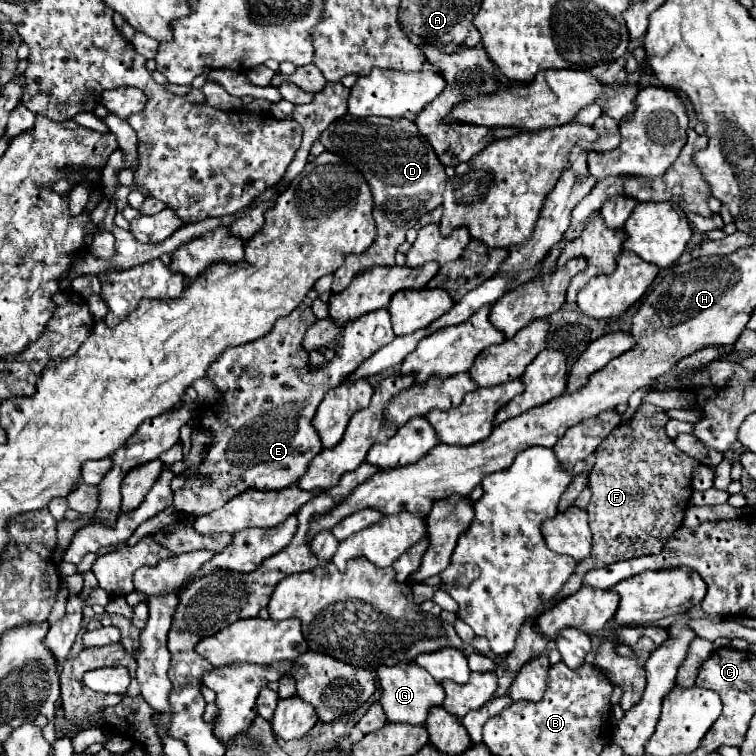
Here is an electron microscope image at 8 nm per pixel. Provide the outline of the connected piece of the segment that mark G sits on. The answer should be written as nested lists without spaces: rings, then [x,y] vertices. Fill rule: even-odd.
[[[414,661],[412,663],[396,663],[392,667],[380,667],[378,669],[378,683],[382,689],[380,705],[382,705],[388,721],[422,725],[428,717],[428,711],[434,705],[442,705],[442,701],[444,701],[442,685],[428,671],[418,667]]]

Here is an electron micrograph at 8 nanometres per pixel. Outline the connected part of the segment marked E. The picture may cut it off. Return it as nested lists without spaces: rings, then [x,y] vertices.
[[[302,303],[290,315],[278,319],[270,333],[252,343],[226,349],[208,367],[208,379],[218,387],[220,399],[214,405],[198,407],[198,425],[200,429],[208,429],[212,433],[212,443],[198,469],[190,469],[186,475],[186,485],[176,491],[174,507],[180,513],[198,517],[220,509],[222,503],[228,503],[232,497],[236,497],[240,491],[246,491],[248,487],[282,489],[292,481],[300,479],[314,455],[322,451],[322,441],[312,425],[312,417],[326,391],[338,387],[344,377],[352,375],[372,353],[376,353],[380,347],[388,345],[396,337],[390,325],[390,313],[386,309],[370,311],[366,315],[360,315],[358,319],[352,319],[344,327],[336,345],[336,357],[332,361],[324,361],[320,367],[312,367],[308,361],[308,351],[302,347],[307,329],[316,321],[316,317],[308,309],[310,307]]]

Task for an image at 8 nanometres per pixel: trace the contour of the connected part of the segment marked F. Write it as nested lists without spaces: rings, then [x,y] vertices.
[[[644,403],[636,409],[634,417],[620,423],[596,449],[596,463],[590,473],[592,499],[586,507],[590,529],[592,529],[592,553],[588,559],[580,561],[570,575],[570,579],[560,589],[556,599],[544,603],[520,629],[516,637],[516,647],[502,663],[498,663],[498,691],[496,695],[506,695],[512,679],[518,669],[534,659],[536,655],[546,653],[548,637],[534,629],[534,621],[546,609],[554,607],[564,597],[570,597],[582,587],[584,575],[592,569],[600,569],[624,559],[658,555],[664,549],[666,539],[682,525],[684,513],[692,497],[692,469],[698,465],[696,459],[684,455],[672,439],[666,435],[666,421],[670,417],[662,407]]]

